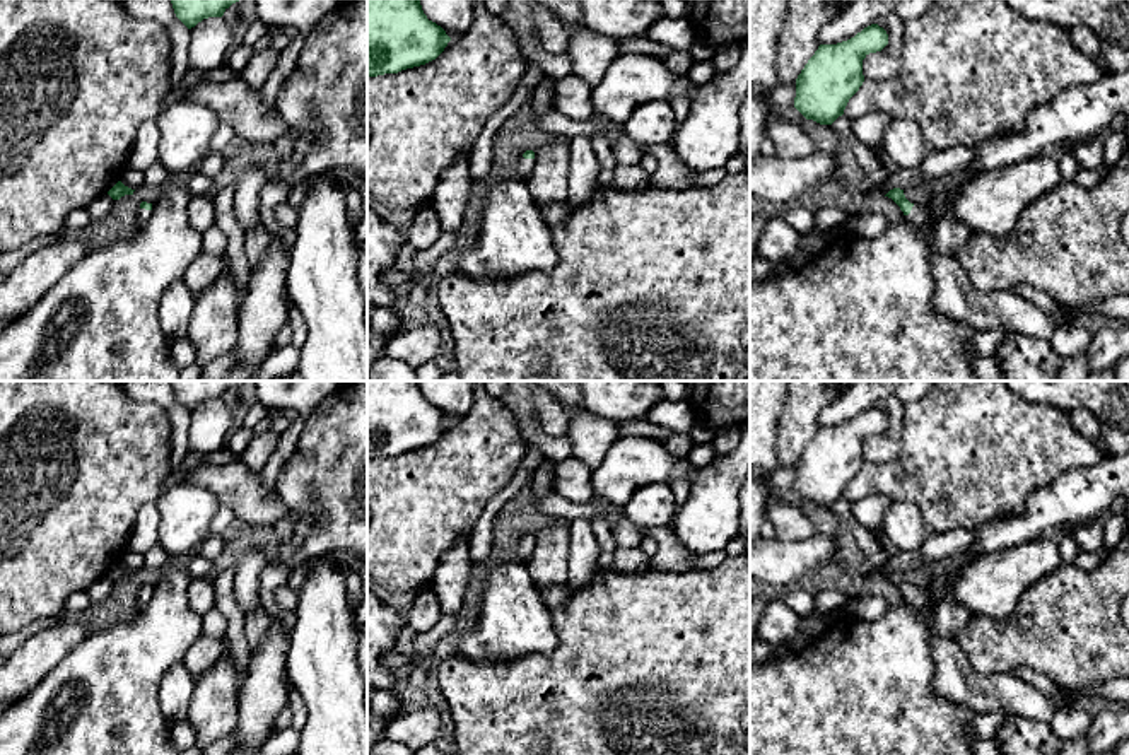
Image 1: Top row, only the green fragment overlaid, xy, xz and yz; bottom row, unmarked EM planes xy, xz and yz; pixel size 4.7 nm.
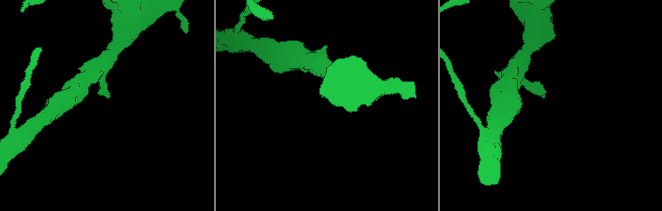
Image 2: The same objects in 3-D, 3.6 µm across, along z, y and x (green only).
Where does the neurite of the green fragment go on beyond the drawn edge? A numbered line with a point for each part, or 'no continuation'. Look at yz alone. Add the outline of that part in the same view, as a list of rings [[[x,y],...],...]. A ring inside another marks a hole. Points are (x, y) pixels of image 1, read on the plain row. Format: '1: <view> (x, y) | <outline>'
1: yz (955, 680) | [[[914,588],[907,598],[927,620],[933,644],[933,690],[941,700],[972,709],[975,714],[1006,712],[1040,723],[1049,723],[1057,704],[1020,680],[1015,673],[980,676],[955,639],[936,634],[933,618],[936,605]]]

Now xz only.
1: xz (526, 547) | [[[521,541],[521,545],[519,545],[519,564],[528,564],[528,560],[529,560],[529,557],[531,557],[531,553],[533,553],[533,547],[535,547],[535,541]]]

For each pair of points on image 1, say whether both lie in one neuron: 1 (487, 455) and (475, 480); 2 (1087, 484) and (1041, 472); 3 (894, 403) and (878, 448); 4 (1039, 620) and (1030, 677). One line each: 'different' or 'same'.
1: same
2: different
3: same
4: different

